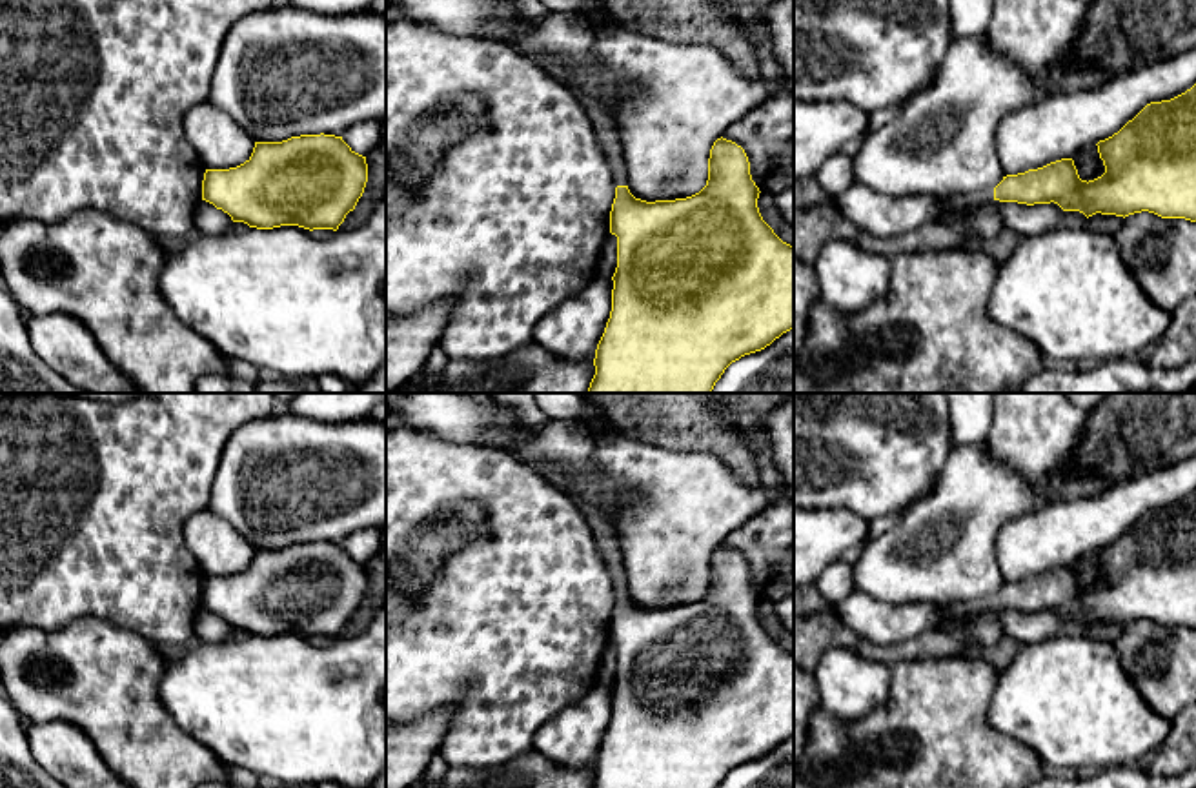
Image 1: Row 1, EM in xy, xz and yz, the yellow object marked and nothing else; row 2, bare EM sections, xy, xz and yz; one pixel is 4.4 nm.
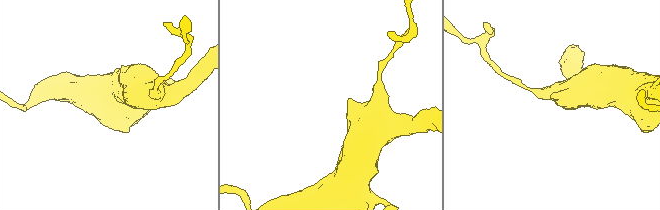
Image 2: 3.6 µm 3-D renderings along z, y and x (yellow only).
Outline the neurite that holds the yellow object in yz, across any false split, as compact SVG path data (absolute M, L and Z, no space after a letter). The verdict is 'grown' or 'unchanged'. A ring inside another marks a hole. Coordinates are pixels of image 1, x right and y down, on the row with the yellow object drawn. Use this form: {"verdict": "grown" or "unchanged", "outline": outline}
{"verdict": "grown", "outline": "M1196 84L1185 93L1147 104L1118 133L1100 140L1105 173L1081 180L1072 158L1007 175L983 193L938 198L939 211L959 211L988 200L1058 204L1087 218L1149 211L1196 222Z"}

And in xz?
{"verdict": "grown", "outline": "M577 96L590 116L615 173L610 233L617 244L612 277L612 311L595 349L595 375L586 393L712 393L725 369L745 355L770 346L794 329L794 246L783 242L763 220L750 162L741 146L717 138L710 149L706 186L686 198L646 202L628 189L621 133L606 111Z"}

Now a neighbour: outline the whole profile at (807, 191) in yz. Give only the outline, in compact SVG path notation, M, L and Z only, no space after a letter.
M805 177L794 184L794 209L832 202L814 177Z

